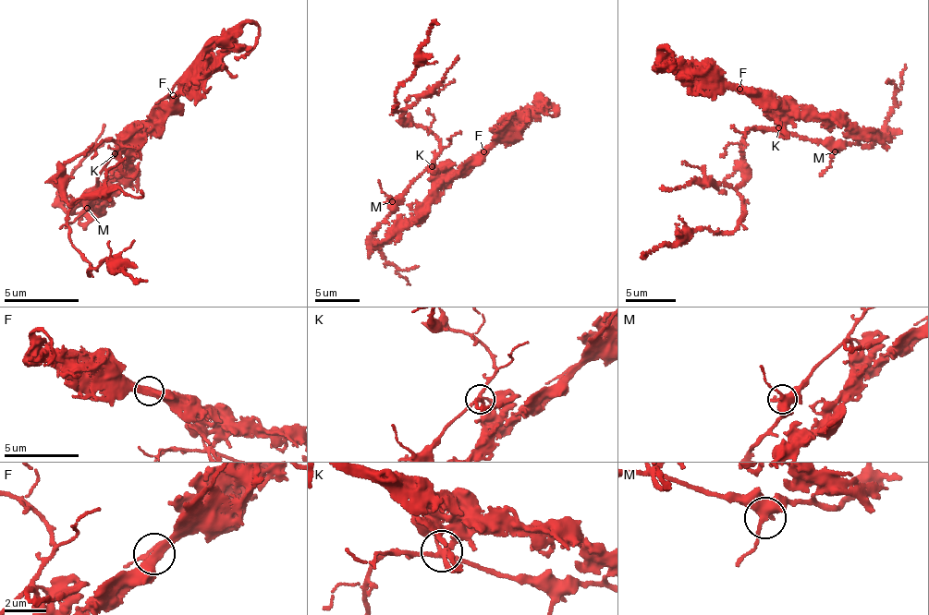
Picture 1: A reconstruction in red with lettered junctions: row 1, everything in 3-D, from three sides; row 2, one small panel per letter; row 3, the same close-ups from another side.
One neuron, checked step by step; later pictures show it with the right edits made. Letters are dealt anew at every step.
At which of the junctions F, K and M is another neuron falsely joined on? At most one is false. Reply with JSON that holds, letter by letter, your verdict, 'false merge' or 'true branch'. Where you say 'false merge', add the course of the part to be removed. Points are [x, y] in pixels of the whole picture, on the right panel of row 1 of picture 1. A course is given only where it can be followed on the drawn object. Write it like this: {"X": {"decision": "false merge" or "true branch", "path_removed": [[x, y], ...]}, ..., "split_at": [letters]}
{"F": {"decision": "true branch"}, "K": {"decision": "false merge", "path_removed": [[778, 128], [748, 128], [744, 186], [737, 194], [744, 214], [736, 229], [700, 228], [644, 253]]}, "M": {"decision": "true branch"}, "split_at": ["K"]}

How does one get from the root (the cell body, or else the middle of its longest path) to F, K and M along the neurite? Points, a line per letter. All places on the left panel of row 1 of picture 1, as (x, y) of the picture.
F: (103, 144), (114, 139), (122, 145), (118, 151), (124, 142), (157, 128), (164, 122), (173, 95)
K: (103, 144), (114, 139), (122, 145), (114, 154)
M: (103, 144), (114, 139), (122, 145), (99, 175), (87, 208)

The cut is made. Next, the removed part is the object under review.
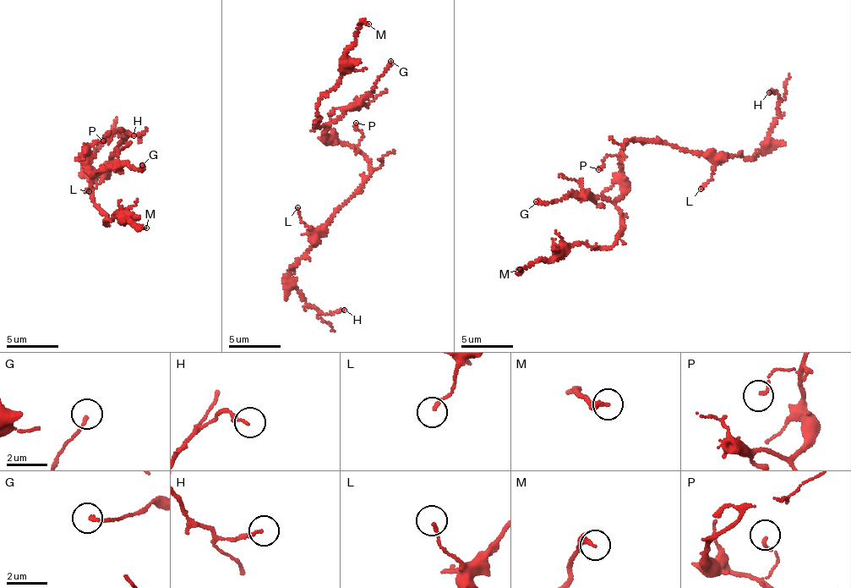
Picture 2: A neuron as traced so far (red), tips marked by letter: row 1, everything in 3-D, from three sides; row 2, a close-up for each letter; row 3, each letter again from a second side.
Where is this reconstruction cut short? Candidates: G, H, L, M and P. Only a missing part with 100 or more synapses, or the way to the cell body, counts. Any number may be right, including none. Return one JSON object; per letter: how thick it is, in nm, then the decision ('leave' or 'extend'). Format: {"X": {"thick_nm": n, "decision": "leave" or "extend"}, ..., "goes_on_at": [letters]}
{"G": {"thick_nm": 170, "decision": "leave"}, "H": {"thick_nm": 130, "decision": "leave"}, "L": {"thick_nm": 140, "decision": "leave"}, "M": {"thick_nm": 260, "decision": "extend"}, "P": {"thick_nm": 120, "decision": "leave"}, "goes_on_at": ["M"]}

